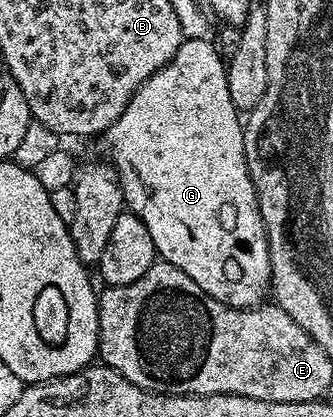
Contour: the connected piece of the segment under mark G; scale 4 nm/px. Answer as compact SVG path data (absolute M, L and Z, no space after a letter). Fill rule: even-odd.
M210 38L184 39L177 53L153 77L149 77L133 93L129 105L113 125L109 125L103 132L101 142L107 146L106 158L115 173L120 187L123 189L123 201L126 210L142 221L145 229L149 229L149 237L153 237L155 254L162 262L173 265L185 273L185 277L193 277L209 297L221 301L230 307L257 307L268 298L271 289L271 262L269 261L269 241L267 230L261 217L261 209L257 201L257 193L253 189L253 181L249 177L249 165L245 161L245 141L243 140L244 120L241 113L233 105L233 97L229 97L227 84L227 68L224 56L220 55L219 48Z

